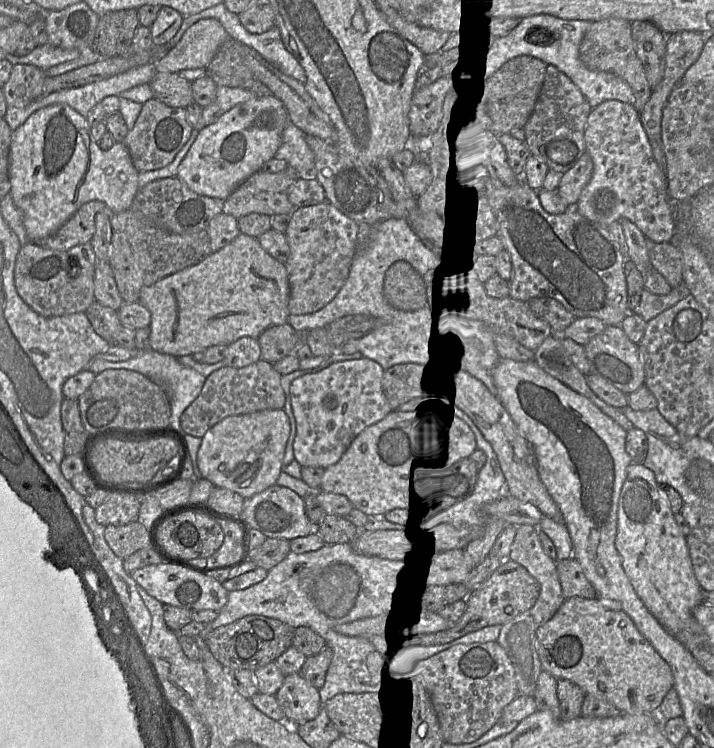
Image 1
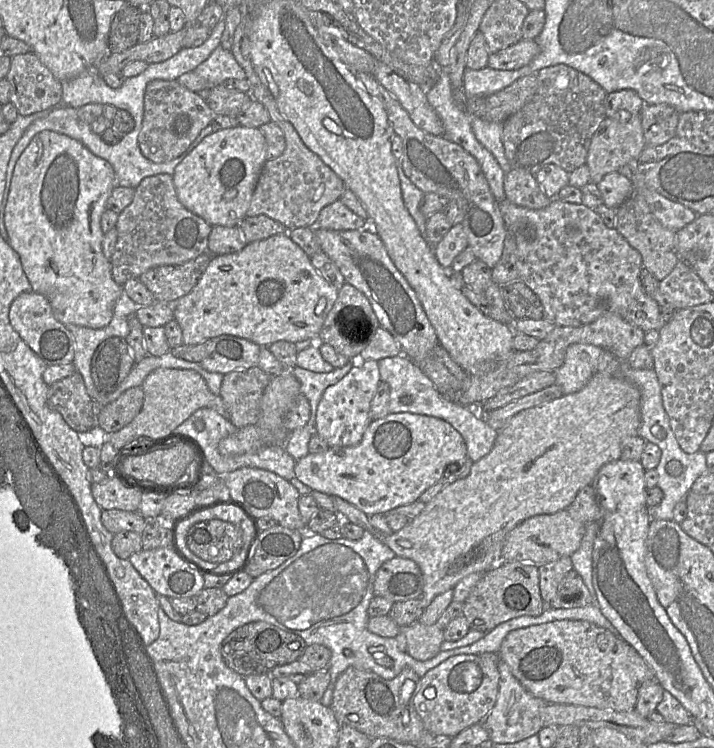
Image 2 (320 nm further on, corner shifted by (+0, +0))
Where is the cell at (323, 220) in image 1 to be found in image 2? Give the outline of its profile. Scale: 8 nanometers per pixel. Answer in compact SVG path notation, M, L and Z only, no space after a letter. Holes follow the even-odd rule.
M339 198L320 211L314 228L343 231L366 227L365 219L350 210Z

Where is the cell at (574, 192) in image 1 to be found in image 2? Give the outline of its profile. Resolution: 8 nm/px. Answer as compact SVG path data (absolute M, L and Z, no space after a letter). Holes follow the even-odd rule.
M622 112L619 119L606 118L594 133L589 146L586 165L590 170L590 182L598 184L605 175L619 172L619 169L629 163L635 163L645 148L641 114L631 115Z

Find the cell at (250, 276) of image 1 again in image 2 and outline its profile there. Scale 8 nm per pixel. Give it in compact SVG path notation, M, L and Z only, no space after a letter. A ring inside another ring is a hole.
M284 233L247 243L240 251L213 256L192 290L172 301L170 308L180 325L182 342L196 345L223 335L233 335L269 346L277 341L297 343L316 339L327 315L337 301L339 289L325 280L302 248Z

